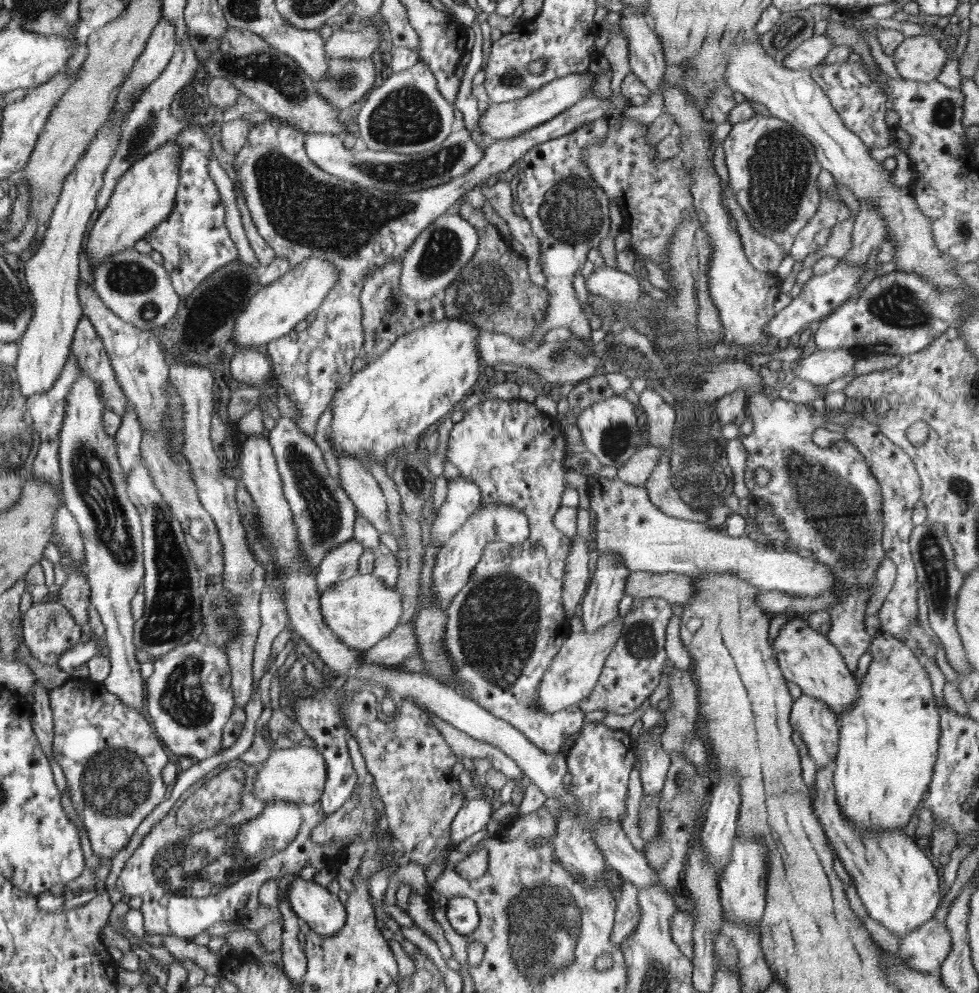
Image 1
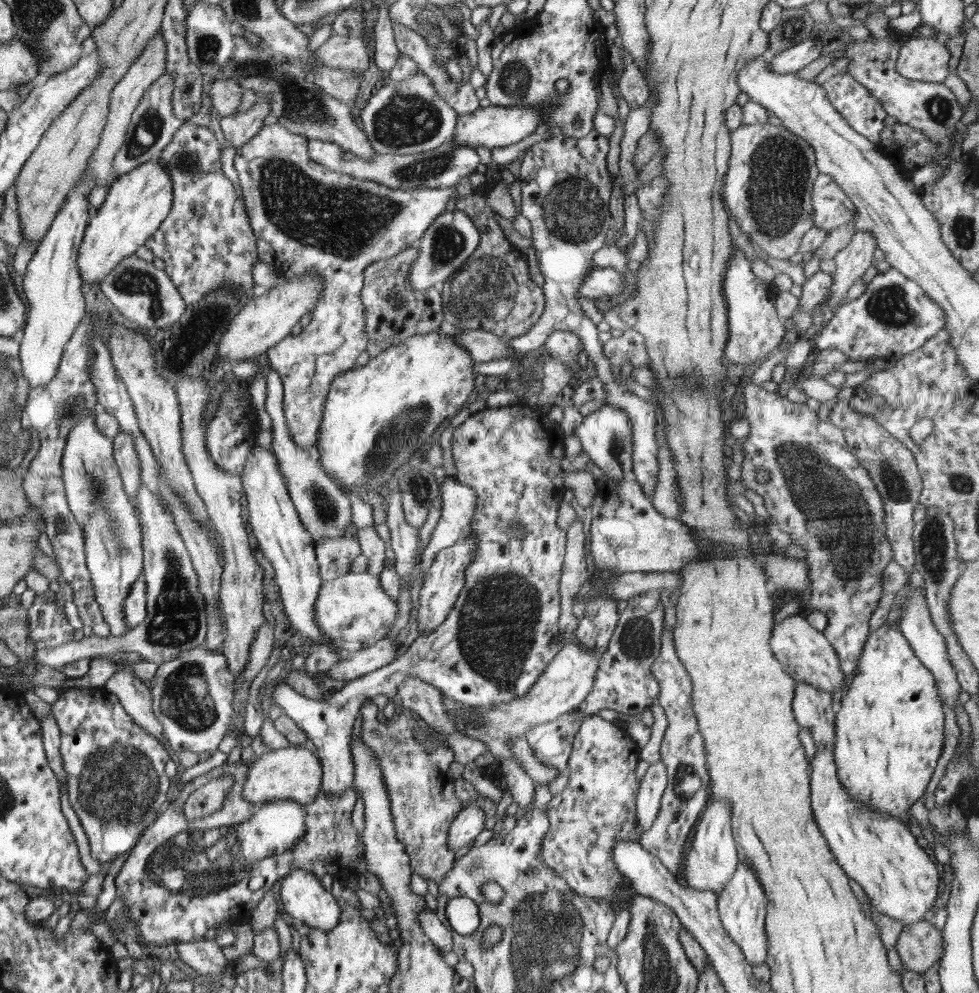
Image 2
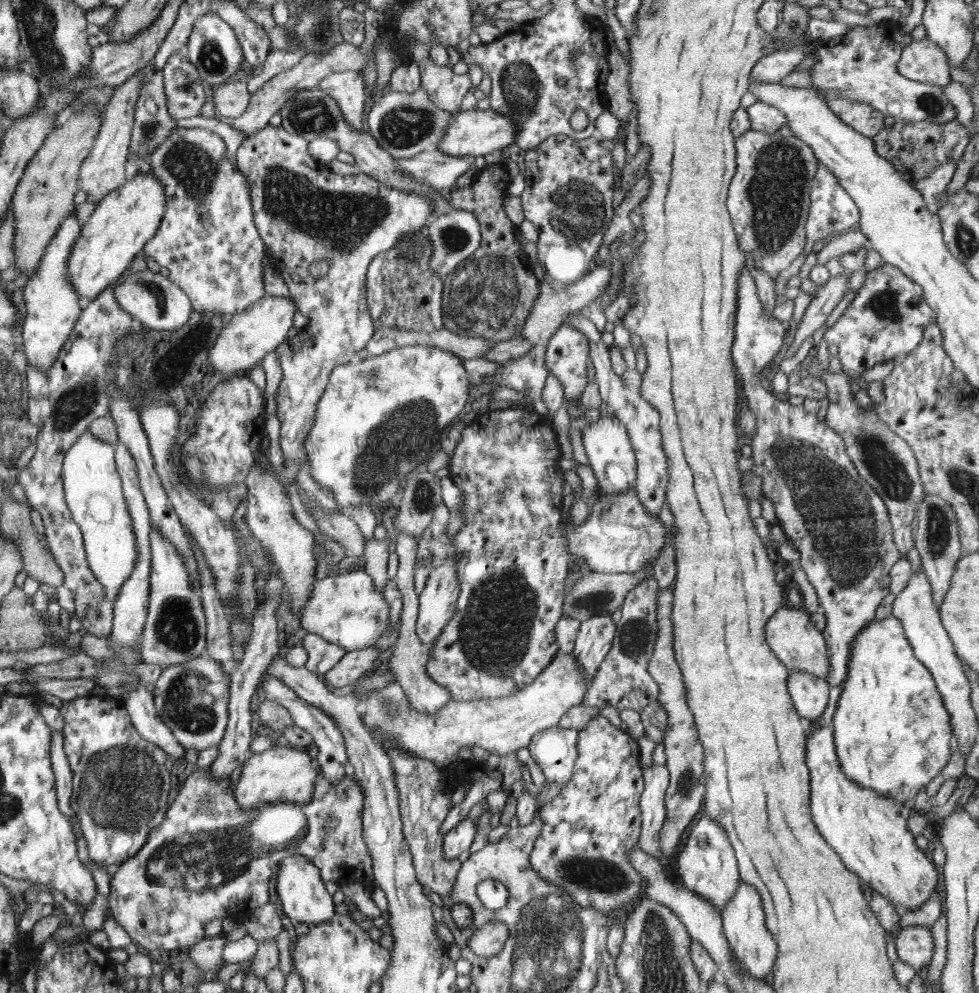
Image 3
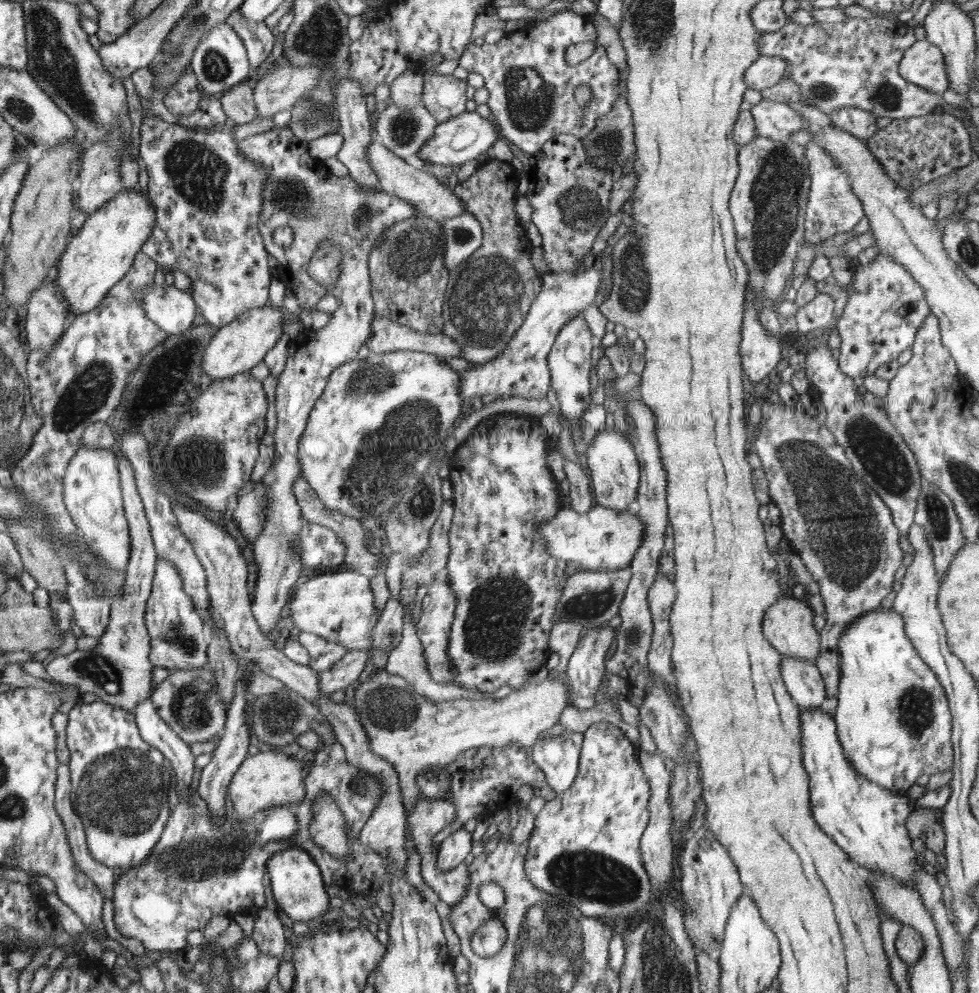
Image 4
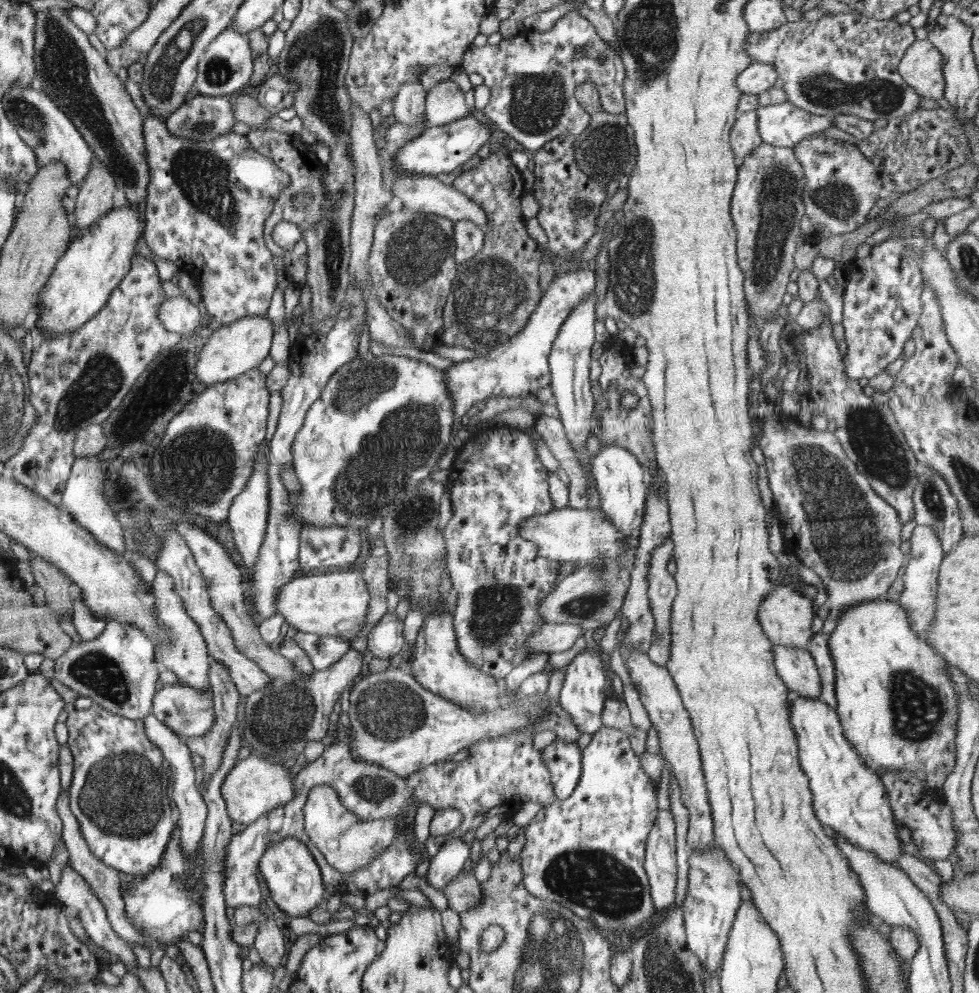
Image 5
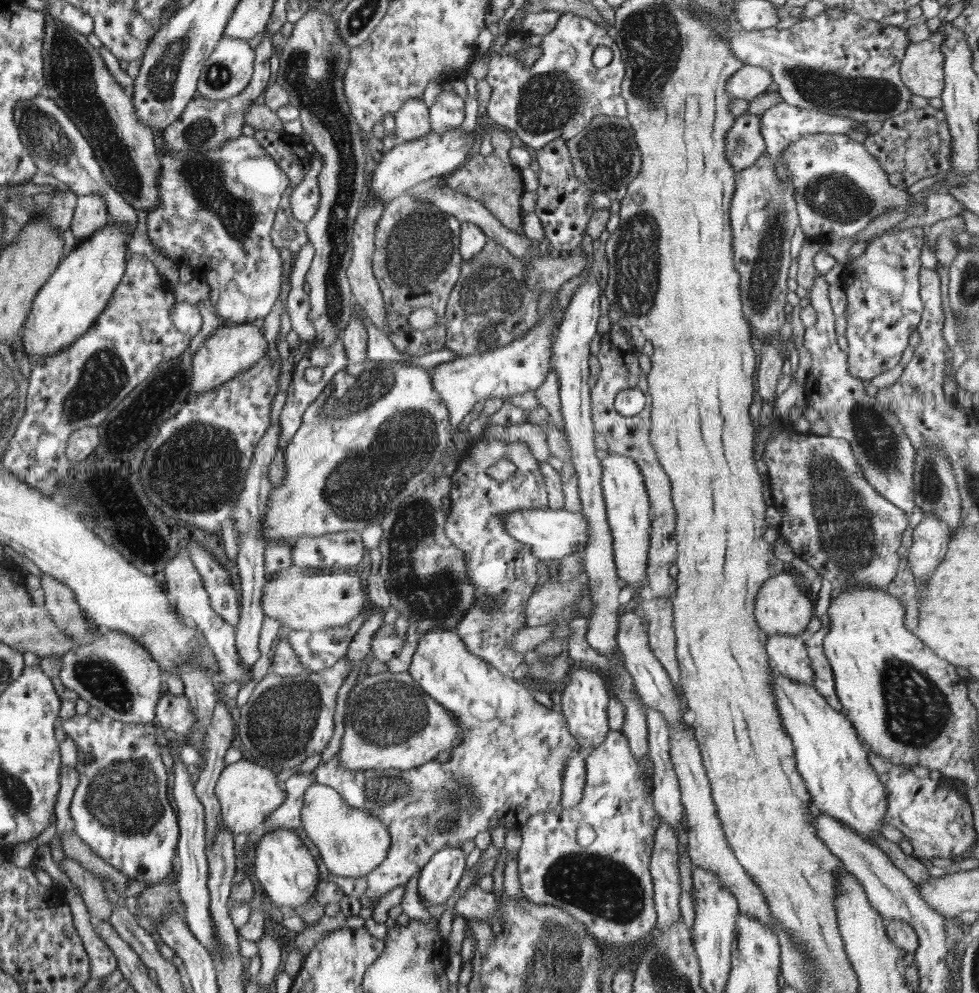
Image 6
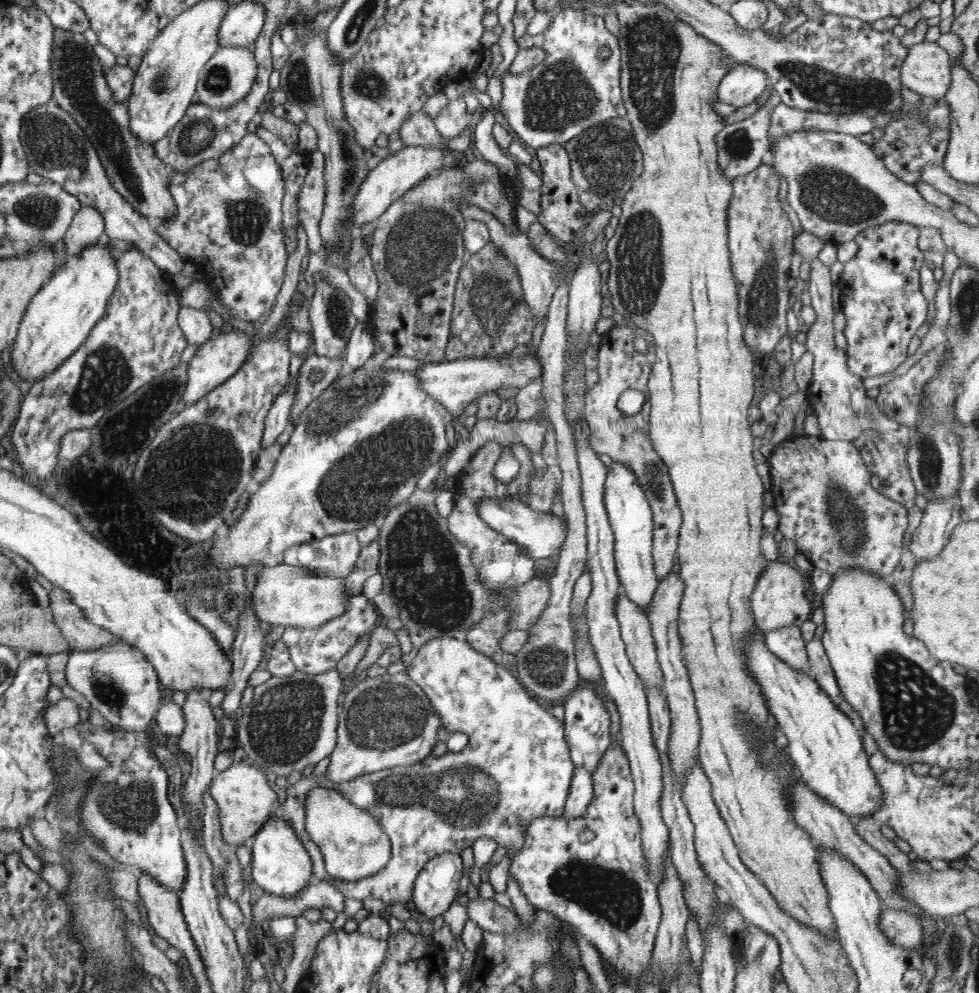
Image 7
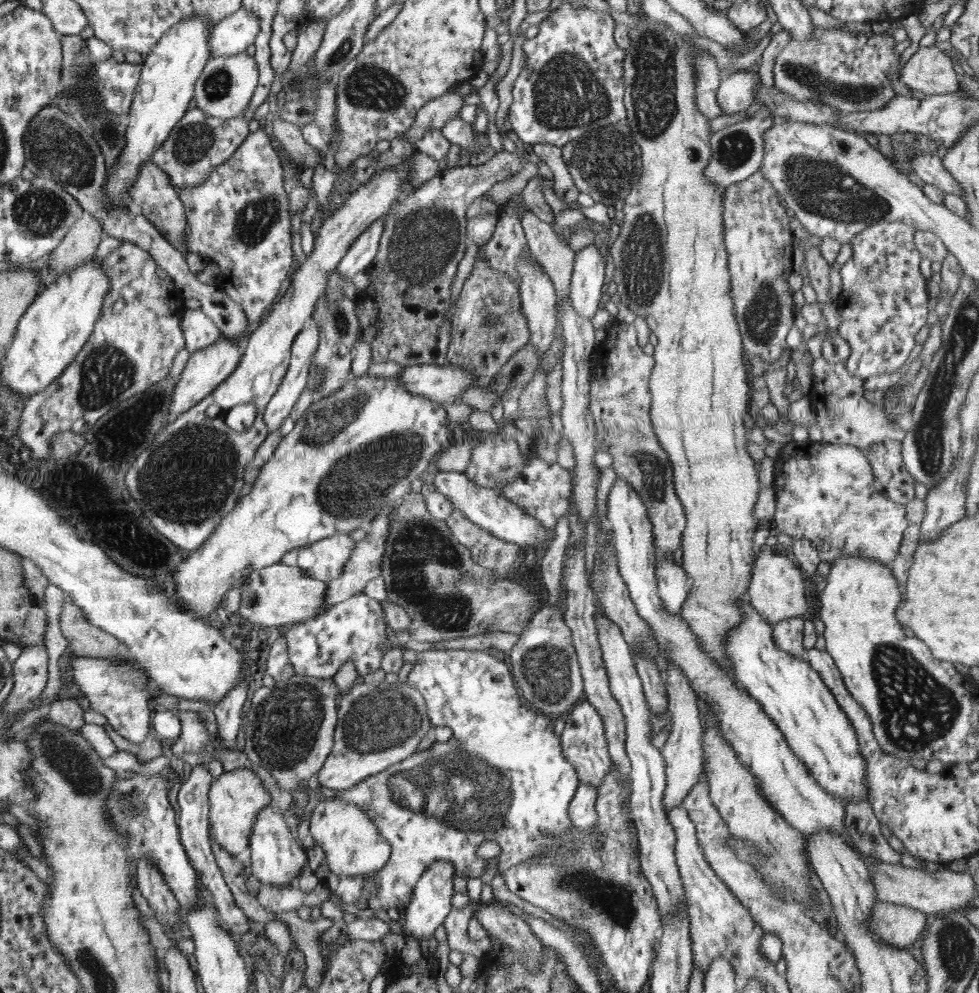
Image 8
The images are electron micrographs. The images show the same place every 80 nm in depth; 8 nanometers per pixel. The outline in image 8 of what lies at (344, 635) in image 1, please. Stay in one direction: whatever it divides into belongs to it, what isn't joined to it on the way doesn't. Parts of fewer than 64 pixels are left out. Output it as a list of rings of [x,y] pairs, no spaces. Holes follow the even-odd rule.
[[[279,562],[278,564],[252,571],[248,574],[247,579],[248,584],[244,585],[241,595],[242,601],[238,611],[241,616],[251,623],[258,622],[258,624],[262,624],[268,629],[293,624],[293,622],[298,622],[303,627],[305,623],[313,619],[313,616],[319,616],[321,612],[324,613],[326,611],[323,606],[325,606],[327,581],[309,576],[304,569],[296,566],[296,564],[288,566]]]

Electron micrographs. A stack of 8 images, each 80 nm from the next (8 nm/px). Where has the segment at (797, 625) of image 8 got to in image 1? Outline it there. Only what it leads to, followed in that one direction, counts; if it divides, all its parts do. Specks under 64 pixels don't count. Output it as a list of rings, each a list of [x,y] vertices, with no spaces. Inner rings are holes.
[[[802,693],[793,702],[790,725],[797,731],[797,739],[802,748],[812,757],[818,769],[824,769],[826,765],[832,766],[834,764],[836,755],[838,755],[840,732],[837,715],[829,709],[829,704]]]

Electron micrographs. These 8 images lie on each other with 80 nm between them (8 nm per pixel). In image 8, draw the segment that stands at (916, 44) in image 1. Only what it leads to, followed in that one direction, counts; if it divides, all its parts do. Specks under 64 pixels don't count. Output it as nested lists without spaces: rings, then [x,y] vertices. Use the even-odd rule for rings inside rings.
[[[919,47],[904,64],[899,80],[926,95],[946,95],[960,88],[960,72],[950,56],[936,47]]]

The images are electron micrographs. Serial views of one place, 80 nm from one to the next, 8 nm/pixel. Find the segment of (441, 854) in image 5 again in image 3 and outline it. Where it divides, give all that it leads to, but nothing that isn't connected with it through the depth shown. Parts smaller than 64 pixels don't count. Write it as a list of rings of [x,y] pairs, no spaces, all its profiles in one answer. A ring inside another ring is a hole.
[[[469,817],[462,819],[443,838],[443,853],[446,860],[458,860],[462,852],[478,844],[480,840],[476,832],[476,823]]]

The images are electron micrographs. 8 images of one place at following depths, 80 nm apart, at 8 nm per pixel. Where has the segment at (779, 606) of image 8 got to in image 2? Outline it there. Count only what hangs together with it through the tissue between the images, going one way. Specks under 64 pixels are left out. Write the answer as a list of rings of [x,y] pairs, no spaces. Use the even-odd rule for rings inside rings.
[[[794,614],[780,623],[775,623],[770,646],[782,668],[795,682],[809,684],[831,696],[835,694],[835,690],[843,688],[845,674],[842,672],[837,652],[824,633],[814,628],[806,618]]]

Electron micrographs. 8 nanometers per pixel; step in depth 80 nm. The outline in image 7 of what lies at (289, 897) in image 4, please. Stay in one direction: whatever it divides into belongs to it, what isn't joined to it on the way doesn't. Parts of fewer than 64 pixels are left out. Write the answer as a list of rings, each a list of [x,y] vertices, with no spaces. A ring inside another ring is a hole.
[[[272,819],[252,838],[252,878],[265,892],[274,896],[296,896],[312,881],[312,857],[300,838],[294,838],[294,829],[286,820]]]

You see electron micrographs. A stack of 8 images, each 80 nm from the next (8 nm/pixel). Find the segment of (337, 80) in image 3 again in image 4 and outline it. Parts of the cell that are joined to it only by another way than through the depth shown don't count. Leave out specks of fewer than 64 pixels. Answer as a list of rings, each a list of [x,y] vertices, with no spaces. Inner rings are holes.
[[[340,82],[336,83],[333,88],[333,95],[335,98],[335,108],[339,114],[340,122],[340,135],[343,137],[342,142],[339,144],[339,149],[335,151],[338,160],[344,164],[349,170],[349,175],[365,189],[382,189],[376,174],[369,165],[367,159],[367,146],[372,141],[370,136],[370,116],[368,109],[366,109],[366,99],[359,82]]]

